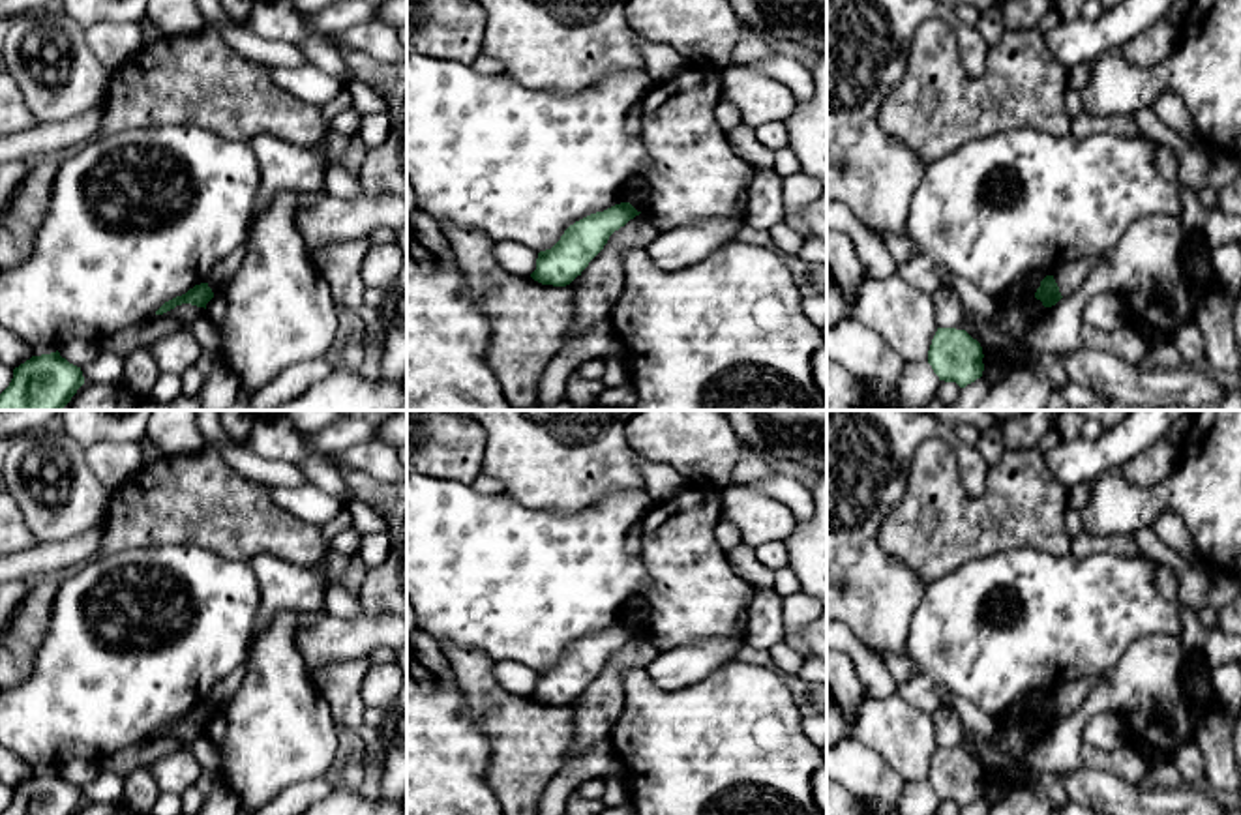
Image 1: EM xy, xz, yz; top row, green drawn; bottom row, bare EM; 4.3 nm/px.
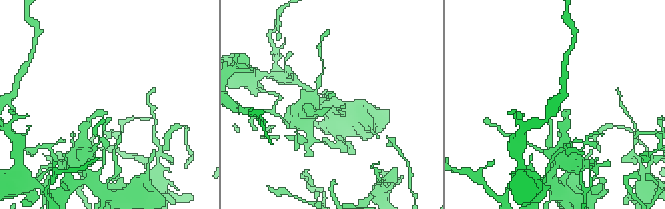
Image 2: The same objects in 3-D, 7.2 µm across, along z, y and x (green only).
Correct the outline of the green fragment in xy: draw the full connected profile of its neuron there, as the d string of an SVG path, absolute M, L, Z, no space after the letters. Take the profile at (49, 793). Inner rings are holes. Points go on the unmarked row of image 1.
M56 770L32 776L15 787L9 806L0 815L75 815L82 804L81 787Z

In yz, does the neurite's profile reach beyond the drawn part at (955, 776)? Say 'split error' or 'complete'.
complete

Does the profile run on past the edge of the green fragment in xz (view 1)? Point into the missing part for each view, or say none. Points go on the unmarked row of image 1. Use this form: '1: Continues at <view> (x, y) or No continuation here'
1: No continuation here

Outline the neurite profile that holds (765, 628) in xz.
M754 588L742 643L759 650L770 650L784 639L782 596L774 588Z

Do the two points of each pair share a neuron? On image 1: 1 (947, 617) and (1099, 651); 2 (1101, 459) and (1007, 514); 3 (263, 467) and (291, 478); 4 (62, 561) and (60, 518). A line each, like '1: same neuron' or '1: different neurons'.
1: same neuron
2: different neurons
3: same neuron
4: different neurons

